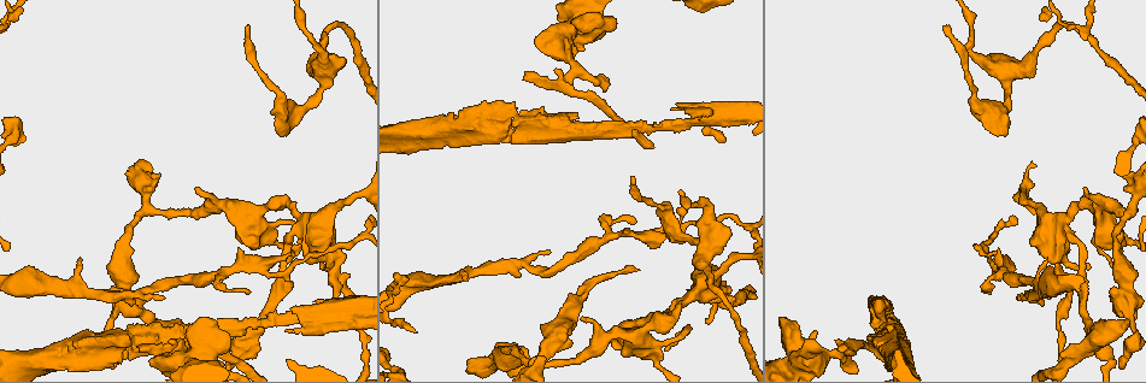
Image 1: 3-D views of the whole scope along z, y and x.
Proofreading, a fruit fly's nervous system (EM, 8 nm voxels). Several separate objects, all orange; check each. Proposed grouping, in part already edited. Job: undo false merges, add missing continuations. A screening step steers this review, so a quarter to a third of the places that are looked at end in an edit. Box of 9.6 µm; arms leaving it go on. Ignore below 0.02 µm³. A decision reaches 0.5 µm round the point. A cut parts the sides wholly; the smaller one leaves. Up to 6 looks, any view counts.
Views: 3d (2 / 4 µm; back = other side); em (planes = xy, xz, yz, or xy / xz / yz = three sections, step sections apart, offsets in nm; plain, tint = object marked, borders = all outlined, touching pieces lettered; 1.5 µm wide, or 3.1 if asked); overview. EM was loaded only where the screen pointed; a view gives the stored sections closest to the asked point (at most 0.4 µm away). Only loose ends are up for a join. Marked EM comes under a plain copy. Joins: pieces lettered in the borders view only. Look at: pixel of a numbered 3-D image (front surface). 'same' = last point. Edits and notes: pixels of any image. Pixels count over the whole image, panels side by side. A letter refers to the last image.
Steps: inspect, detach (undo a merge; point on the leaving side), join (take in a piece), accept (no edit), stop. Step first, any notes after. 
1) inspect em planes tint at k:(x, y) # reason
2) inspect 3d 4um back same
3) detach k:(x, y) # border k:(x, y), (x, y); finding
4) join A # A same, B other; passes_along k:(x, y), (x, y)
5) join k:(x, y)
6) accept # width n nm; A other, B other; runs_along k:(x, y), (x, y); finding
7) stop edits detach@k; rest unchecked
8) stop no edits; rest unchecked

inspect em xz step 4 tint at 1:(574, 71)

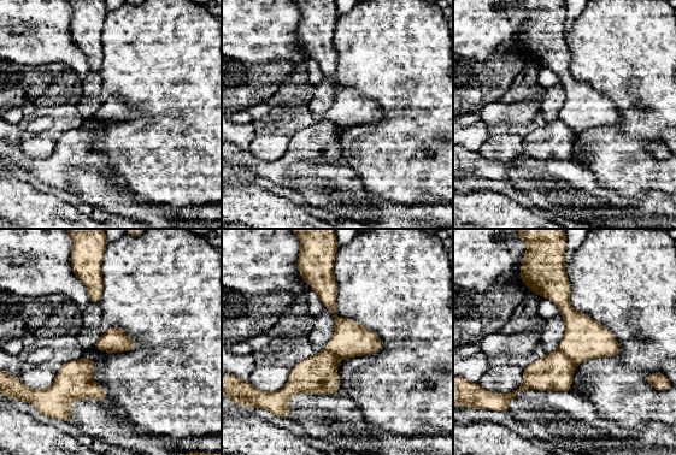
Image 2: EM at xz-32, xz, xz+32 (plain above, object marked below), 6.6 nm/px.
inspect em planes borders same # cut it another way

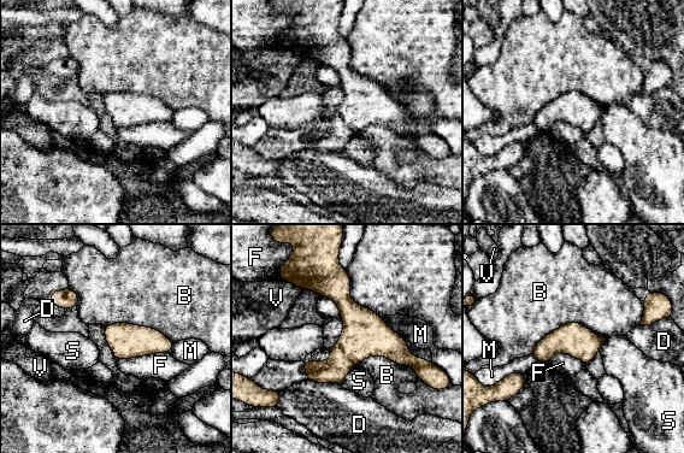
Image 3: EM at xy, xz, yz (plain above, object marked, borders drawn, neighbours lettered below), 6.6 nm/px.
detach 3:(335, 370) # B other, D other, F other, M other, S other, V other; border 3:(337, 345), (354, 363); a second neuron is stuck on

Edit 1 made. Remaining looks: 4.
inspect overview

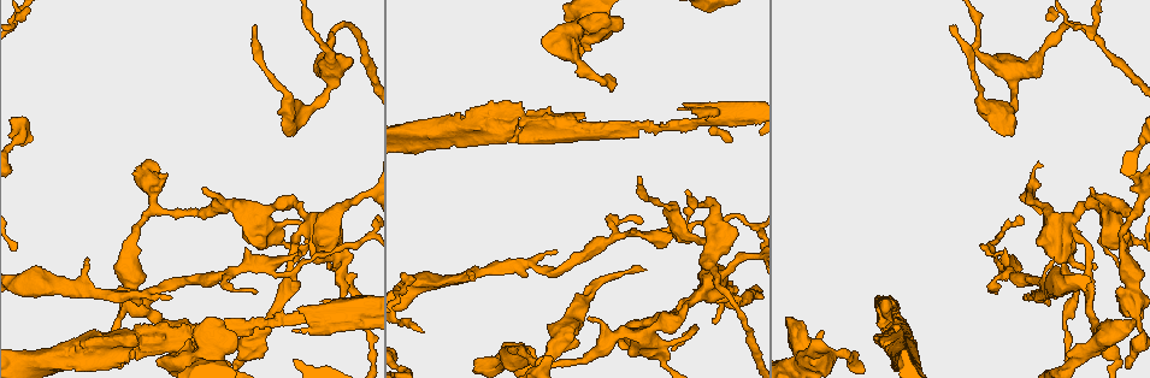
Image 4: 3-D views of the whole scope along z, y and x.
inspect em planes borders at 4:(685, 207) # thin end

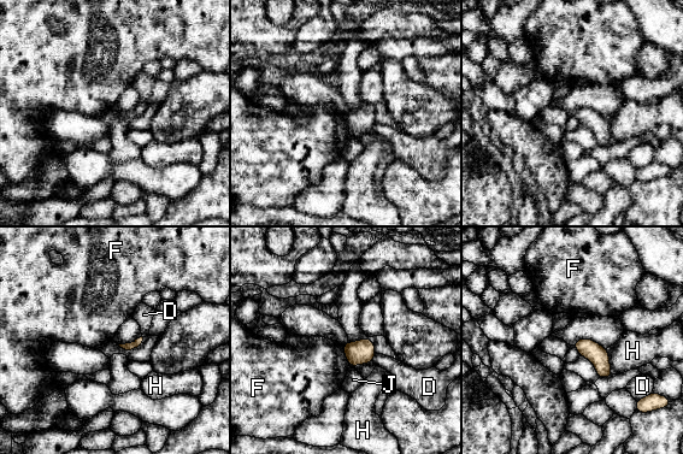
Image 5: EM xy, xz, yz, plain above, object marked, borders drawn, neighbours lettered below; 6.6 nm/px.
accept # longest_contact H 190 nm; D other, F other, H other, J other; border 5:(342, 346), (349, 366); no lettered piece goes on from it

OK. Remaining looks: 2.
inspect em xy step 4 tint at 4:(730, 280)

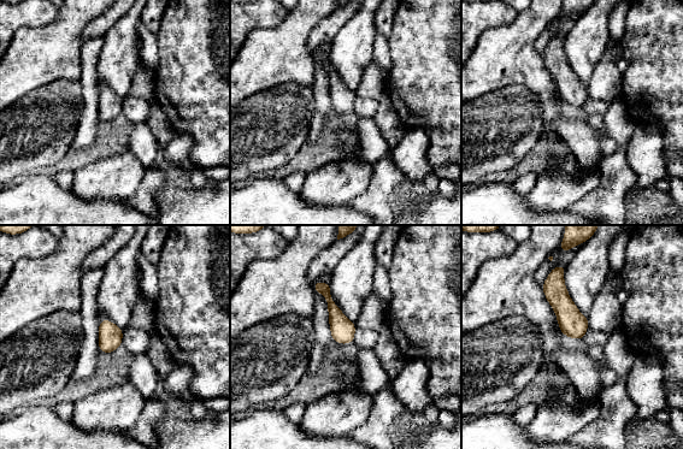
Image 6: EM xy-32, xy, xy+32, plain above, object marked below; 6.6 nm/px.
inspect em xy step 4 borders same # what lies round it

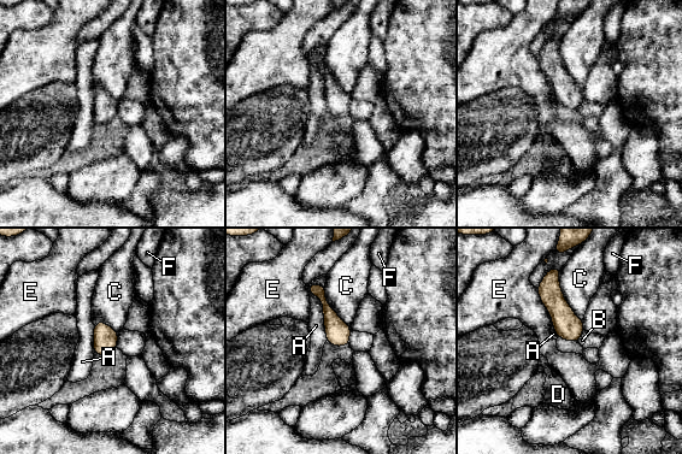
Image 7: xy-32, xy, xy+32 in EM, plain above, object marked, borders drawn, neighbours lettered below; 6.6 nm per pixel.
accept # longest_contact C 340 nm; A other, B other, C other, D other, E other, F other; border 7:(559, 275), (563, 298), (582, 319); none of them fits

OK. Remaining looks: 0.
stop edits detach@3; rest unchecked

